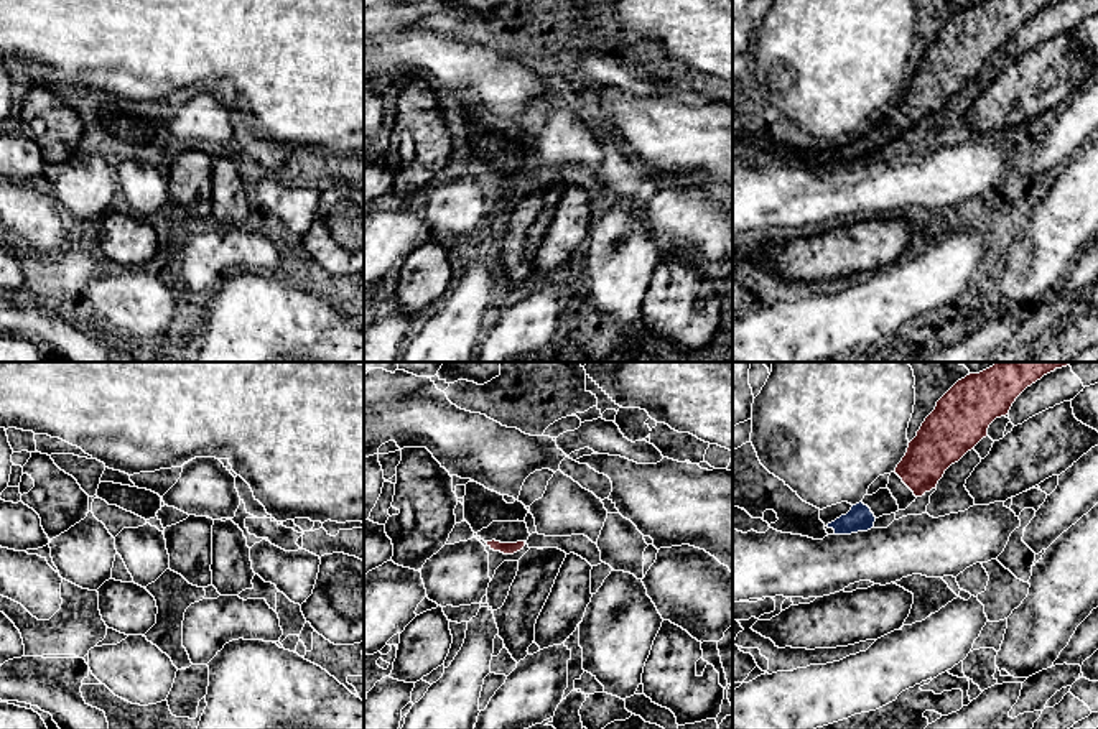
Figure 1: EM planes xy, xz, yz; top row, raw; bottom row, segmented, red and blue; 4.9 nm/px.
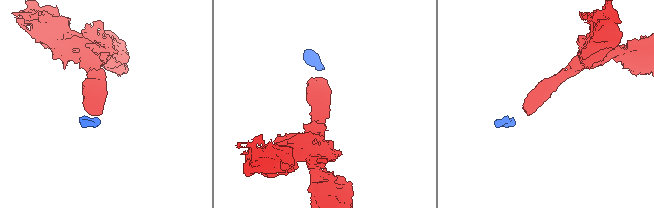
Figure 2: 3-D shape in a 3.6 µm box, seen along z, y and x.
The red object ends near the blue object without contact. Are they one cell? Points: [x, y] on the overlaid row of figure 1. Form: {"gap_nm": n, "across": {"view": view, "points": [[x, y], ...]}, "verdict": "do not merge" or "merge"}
{"gap_nm": 200, "across": {"view": "yz", "points": [[902, 481], [870, 509]]}, "verdict": "merge"}

